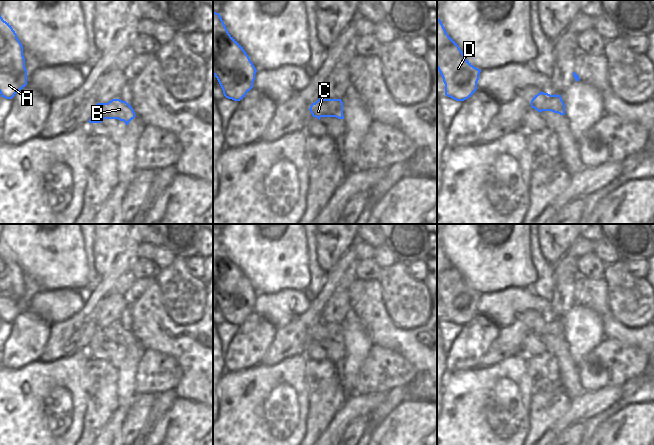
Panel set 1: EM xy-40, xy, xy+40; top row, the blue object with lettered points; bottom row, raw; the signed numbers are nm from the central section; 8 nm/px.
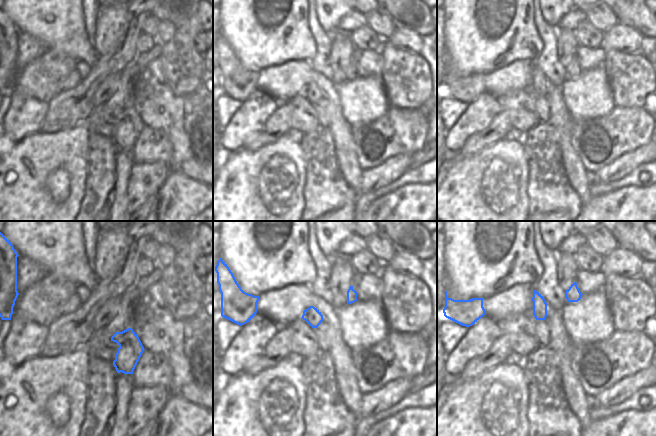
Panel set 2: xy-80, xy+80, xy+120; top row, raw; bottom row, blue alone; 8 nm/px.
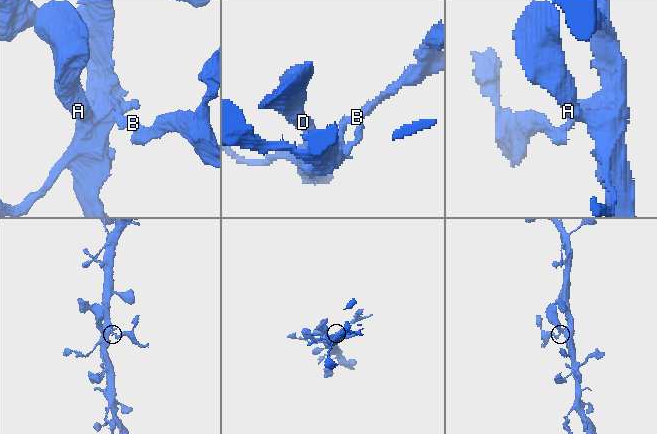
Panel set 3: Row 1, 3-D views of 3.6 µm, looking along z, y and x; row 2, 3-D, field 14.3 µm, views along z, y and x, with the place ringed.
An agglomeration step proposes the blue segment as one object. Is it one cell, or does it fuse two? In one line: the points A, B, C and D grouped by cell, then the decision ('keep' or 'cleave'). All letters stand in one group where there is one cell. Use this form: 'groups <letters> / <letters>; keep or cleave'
groups A D / B C; cleave

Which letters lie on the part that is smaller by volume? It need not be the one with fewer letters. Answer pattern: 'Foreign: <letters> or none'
Foreign: B, C

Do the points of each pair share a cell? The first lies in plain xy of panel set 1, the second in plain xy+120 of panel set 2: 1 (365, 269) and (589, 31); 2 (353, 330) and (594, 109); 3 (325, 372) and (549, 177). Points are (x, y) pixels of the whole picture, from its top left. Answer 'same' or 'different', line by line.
1: same
2: same
3: same

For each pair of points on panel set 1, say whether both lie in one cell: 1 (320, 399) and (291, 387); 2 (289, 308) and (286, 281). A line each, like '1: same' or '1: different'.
1: different
2: different

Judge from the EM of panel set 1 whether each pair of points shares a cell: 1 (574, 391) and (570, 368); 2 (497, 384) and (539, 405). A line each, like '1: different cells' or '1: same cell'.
1: same cell
2: different cells

